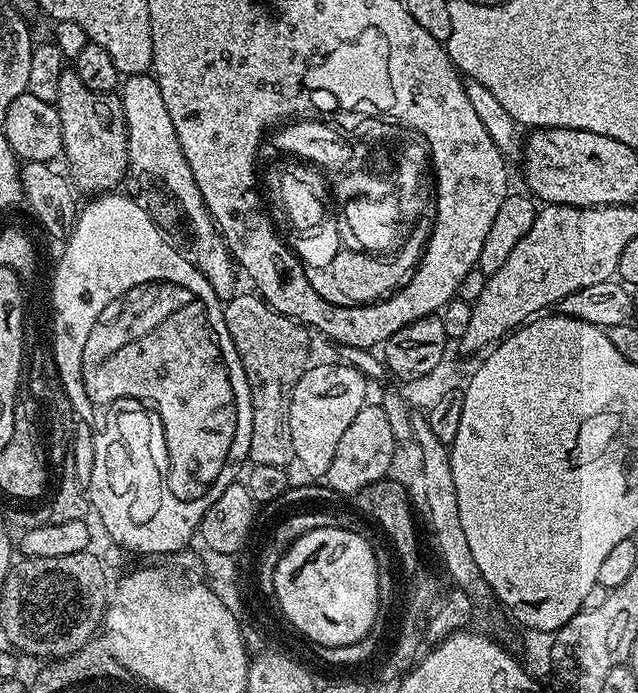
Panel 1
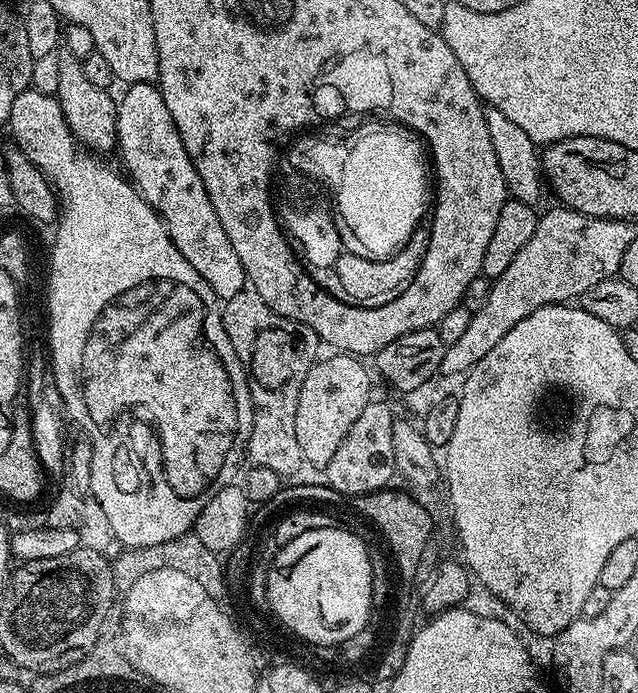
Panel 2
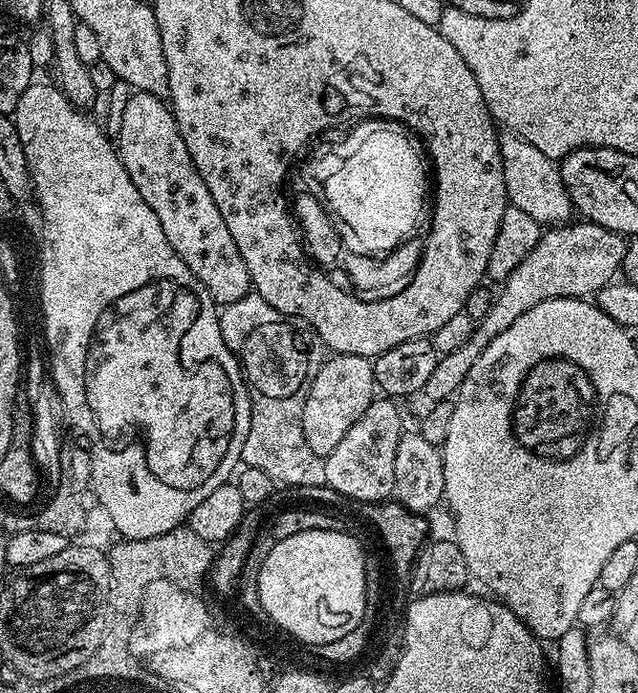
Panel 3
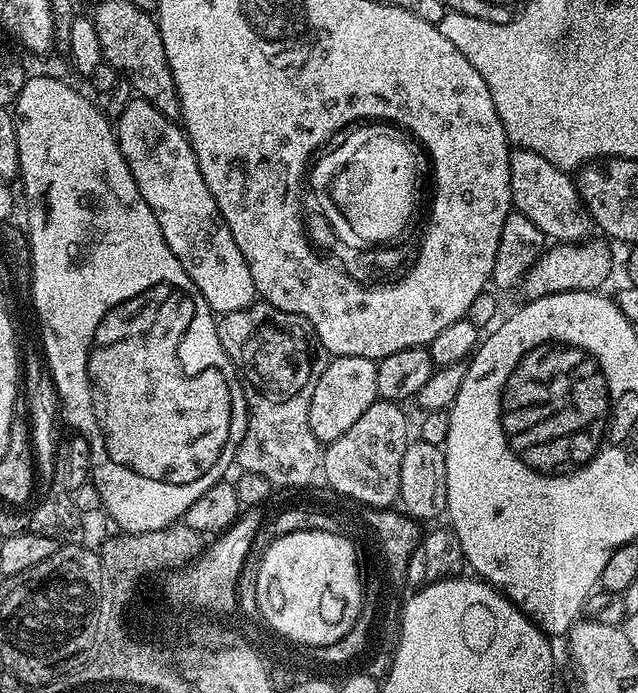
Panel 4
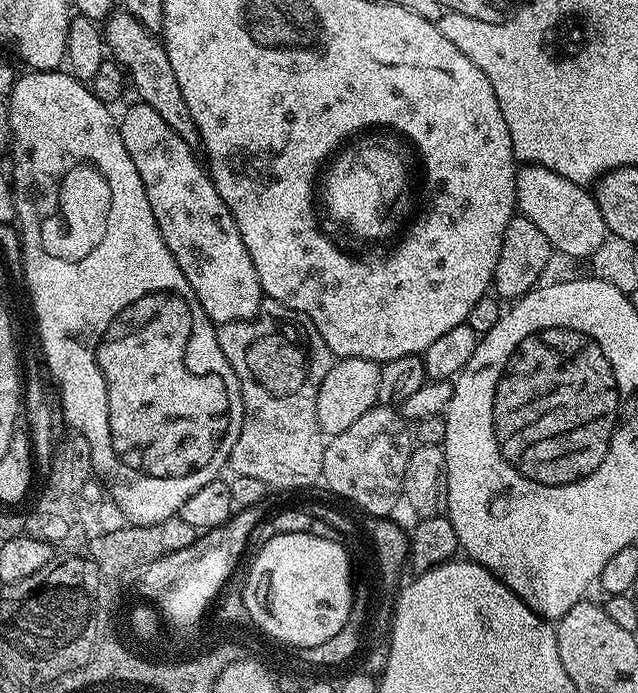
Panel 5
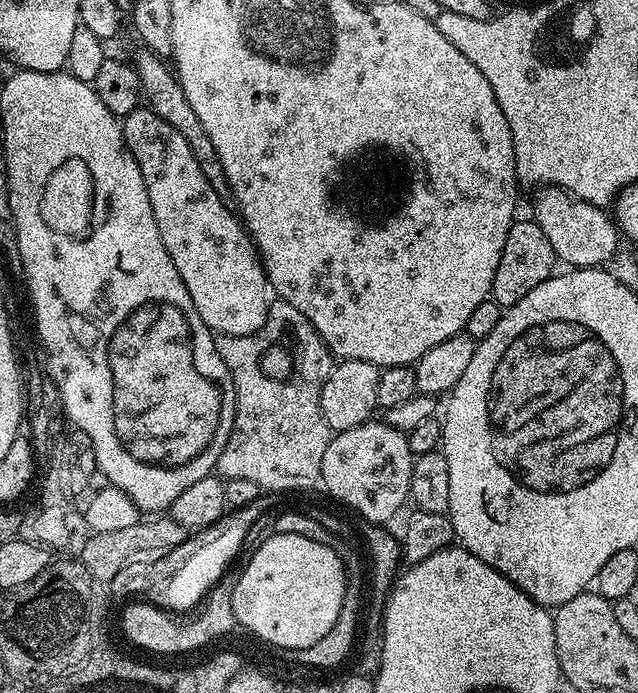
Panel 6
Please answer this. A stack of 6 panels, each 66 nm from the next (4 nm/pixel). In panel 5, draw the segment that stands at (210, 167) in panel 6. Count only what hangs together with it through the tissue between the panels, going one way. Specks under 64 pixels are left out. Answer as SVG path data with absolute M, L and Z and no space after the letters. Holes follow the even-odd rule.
M123 10L113 11L103 21L102 31L107 51L111 59L124 69L131 87L136 87L139 103L150 106L160 115L166 126L186 142L194 150L201 147L198 126L194 126L194 118L190 115L190 106L186 106L186 98L182 98L182 90L178 90L178 78L174 78L174 70L170 70L170 58L166 54L161 37L146 30L138 18Z

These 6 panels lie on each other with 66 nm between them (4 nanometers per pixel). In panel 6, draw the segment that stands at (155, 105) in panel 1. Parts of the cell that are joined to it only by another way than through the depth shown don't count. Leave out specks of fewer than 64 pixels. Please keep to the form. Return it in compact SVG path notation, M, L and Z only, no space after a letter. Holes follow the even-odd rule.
M141 106L135 108L129 116L123 117L122 127L126 146L130 150L134 162L138 162L138 170L142 170L142 182L146 182L146 194L150 194L150 206L154 210L154 222L158 222L158 234L162 238L162 246L166 246L166 254L170 254L170 258L174 262L174 270L178 270L182 282L186 282L186 290L190 290L190 299L194 301L194 306L198 310L202 322L206 322L206 326L211 328L213 333L221 336L254 334L266 322L274 296L270 291L268 276L264 272L264 262L260 259L260 253L257 252L256 245L252 243L252 237L244 227L241 217L216 193L214 186L210 186L210 182L206 182L206 174L202 174L202 169L198 167L198 161L194 159L194 150L190 150L190 142L186 142L186 138L182 138L182 134L178 134L178 130L174 130L174 126L170 126L170 122L158 118L158 114L154 114L151 108Z

